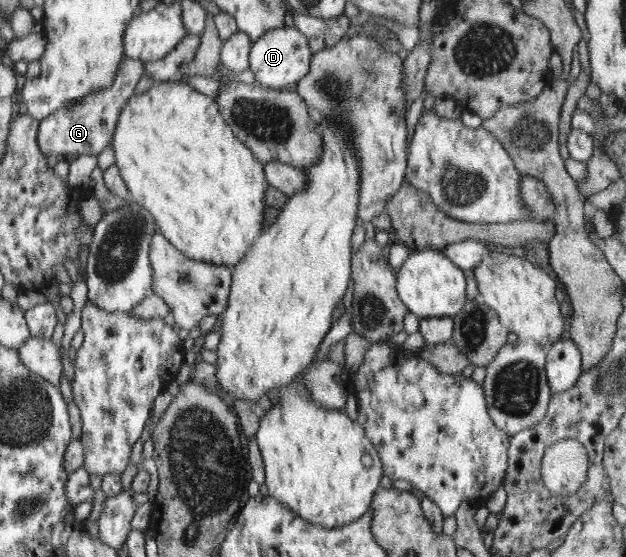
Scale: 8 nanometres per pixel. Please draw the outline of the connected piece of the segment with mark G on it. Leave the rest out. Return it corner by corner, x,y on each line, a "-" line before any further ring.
126,58
120,65
120,71
116,73
112,87
93,92
93,96
81,100
81,103
60,108
54,115
42,120
41,130
38,131
42,152
46,156
56,154
58,158
72,158
81,154
97,155
104,151
117,130
122,109
134,96
134,90
145,73
144,62

